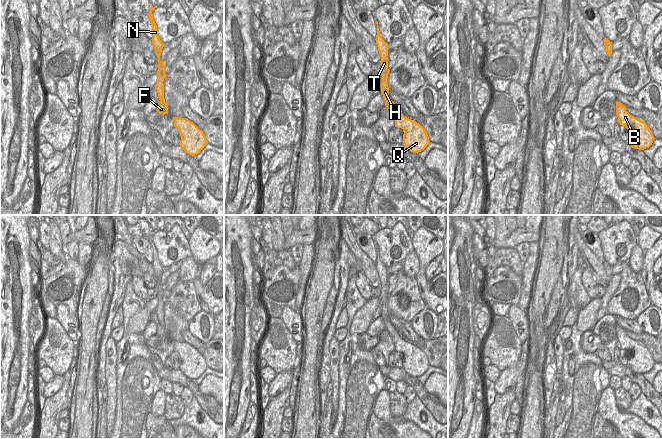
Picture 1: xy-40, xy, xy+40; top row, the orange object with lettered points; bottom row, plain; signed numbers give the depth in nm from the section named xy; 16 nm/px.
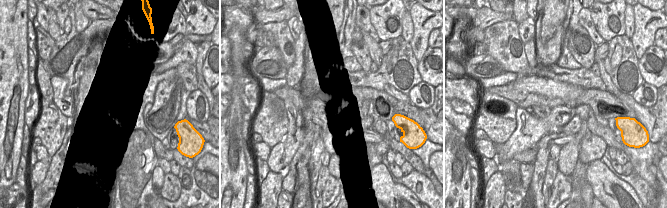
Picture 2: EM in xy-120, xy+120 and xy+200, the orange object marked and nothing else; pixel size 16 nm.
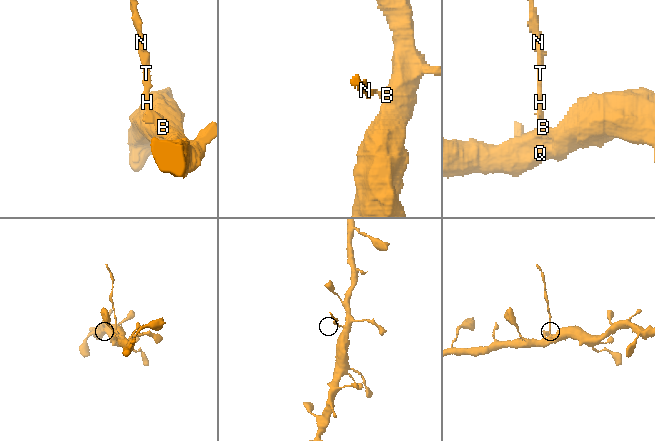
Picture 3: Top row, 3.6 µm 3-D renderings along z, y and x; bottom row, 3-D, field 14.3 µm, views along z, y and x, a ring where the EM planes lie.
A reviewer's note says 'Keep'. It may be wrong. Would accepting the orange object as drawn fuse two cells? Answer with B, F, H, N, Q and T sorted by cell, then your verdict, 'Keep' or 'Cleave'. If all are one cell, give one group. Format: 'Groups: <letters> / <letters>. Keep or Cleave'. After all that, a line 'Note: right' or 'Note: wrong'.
Groups: B Q / F H N T. Cleave
Note: wrong

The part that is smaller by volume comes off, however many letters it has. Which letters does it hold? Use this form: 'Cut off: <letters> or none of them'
Cut off: F, H, N, T

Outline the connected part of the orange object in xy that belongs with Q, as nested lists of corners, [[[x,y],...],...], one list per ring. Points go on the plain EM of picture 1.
[[[397,329],[391,338],[395,345],[395,351],[401,352],[404,356],[405,372],[417,378],[423,375],[430,366],[426,354],[416,345],[405,341]]]

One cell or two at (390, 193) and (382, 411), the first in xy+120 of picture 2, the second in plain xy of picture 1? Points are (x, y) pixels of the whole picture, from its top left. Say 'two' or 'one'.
one

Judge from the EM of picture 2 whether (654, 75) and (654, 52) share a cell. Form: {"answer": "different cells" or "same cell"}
{"answer": "same cell"}

